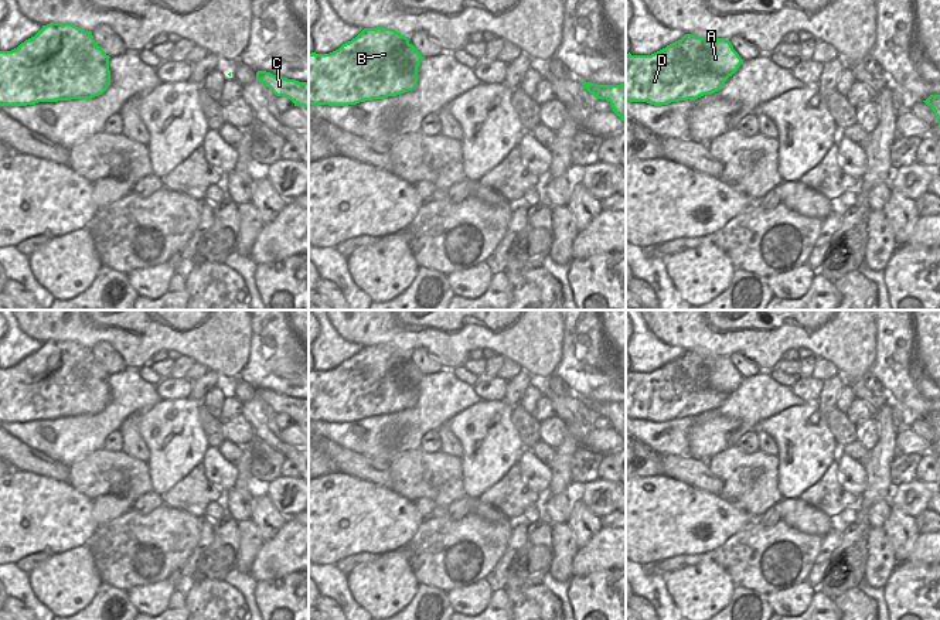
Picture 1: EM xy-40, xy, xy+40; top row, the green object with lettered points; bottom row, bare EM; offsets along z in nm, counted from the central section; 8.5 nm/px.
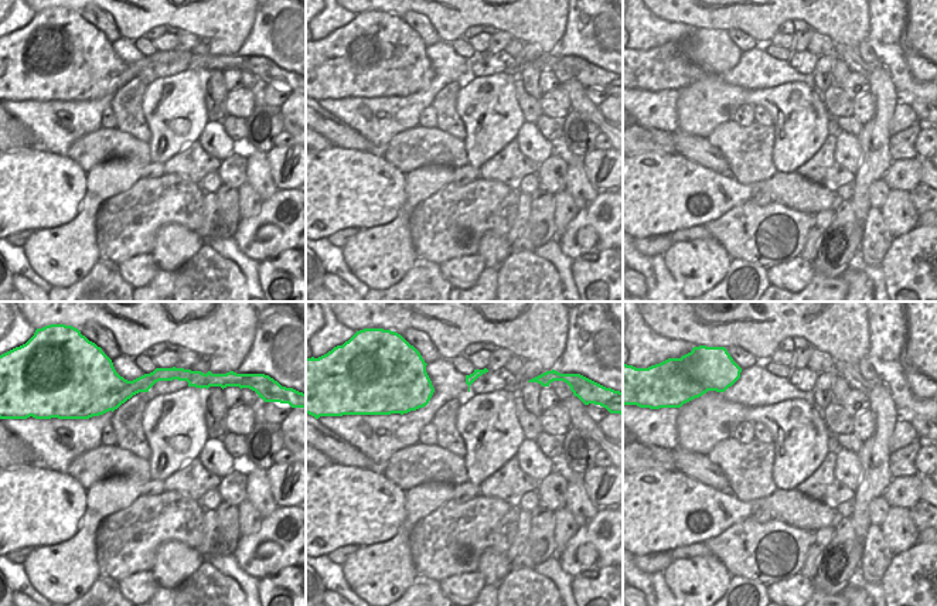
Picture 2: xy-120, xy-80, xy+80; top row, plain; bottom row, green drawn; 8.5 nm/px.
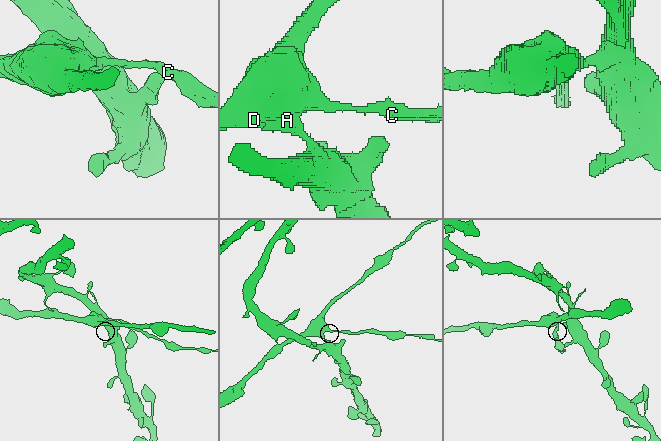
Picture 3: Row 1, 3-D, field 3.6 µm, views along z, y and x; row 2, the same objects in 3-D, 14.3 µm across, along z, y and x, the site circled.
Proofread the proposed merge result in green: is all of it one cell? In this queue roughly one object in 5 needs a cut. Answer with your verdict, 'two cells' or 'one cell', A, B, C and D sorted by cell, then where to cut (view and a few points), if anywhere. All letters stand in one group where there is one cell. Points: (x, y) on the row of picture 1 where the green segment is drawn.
two cells; A / B C D; cut in xy+40 along (708, 40), (707, 67), (726, 78)

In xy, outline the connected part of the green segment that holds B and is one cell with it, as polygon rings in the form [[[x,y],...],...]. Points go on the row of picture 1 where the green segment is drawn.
[[[377,27],[364,28],[355,38],[330,54],[309,54],[309,105],[348,106],[413,91],[418,86],[418,71],[399,64],[399,52],[405,44],[409,44],[409,37],[392,28]]]

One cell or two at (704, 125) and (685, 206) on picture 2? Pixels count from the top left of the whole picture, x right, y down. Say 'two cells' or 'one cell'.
two cells

